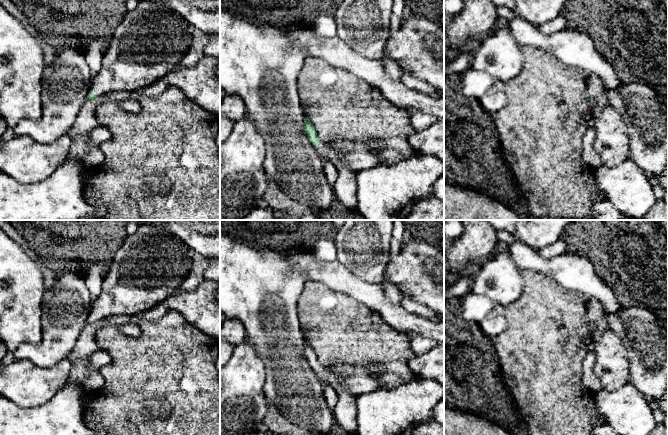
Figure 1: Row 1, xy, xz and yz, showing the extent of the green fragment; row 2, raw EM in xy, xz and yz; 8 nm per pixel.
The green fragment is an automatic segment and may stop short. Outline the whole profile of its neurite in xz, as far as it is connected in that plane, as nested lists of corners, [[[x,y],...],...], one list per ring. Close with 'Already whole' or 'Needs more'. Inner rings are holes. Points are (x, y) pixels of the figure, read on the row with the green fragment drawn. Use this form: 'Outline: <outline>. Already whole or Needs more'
Outline: [[[304,117],[304,131],[317,153],[326,161],[331,162],[337,169],[337,179],[333,185],[336,199],[348,209],[357,210],[356,171],[343,164],[341,157],[345,152],[334,148],[332,143],[321,141],[307,117]]]. Needs more

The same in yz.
Outline: [[[596,75],[586,76],[585,83],[587,87],[587,97],[590,100],[598,98],[607,90],[604,81]]]. Needs more

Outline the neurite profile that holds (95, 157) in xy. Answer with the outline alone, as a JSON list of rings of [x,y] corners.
[[[97,126],[91,132],[91,151],[83,158],[85,169],[98,167],[104,161],[104,155],[100,149],[100,144],[109,140],[111,134],[109,130],[102,126]]]

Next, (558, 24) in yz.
[[[559,14],[555,19],[535,27],[545,35],[553,35],[568,28],[566,20],[561,14]]]

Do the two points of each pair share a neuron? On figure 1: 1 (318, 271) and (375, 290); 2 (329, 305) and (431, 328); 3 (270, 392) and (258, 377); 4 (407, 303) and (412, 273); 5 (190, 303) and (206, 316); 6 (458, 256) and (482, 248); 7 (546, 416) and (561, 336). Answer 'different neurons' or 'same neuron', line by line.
1: same neuron
2: different neurons
3: different neurons
4: different neurons
5: same neuron
6: same neuron
7: same neuron

